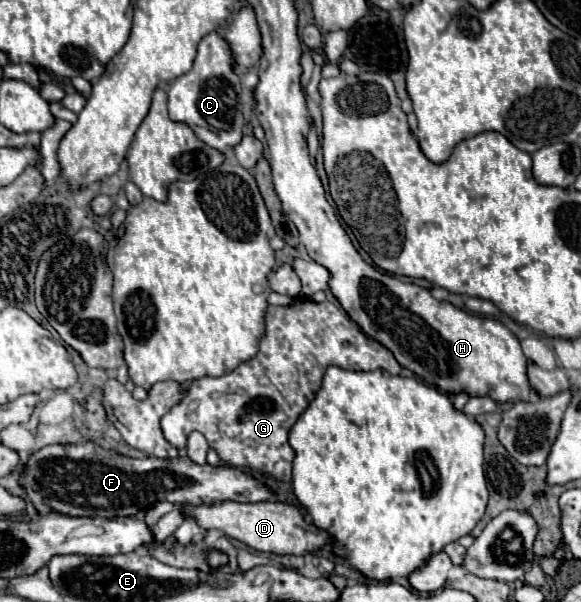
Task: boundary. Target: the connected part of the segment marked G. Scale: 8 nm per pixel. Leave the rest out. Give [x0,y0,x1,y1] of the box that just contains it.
[162,300,402,482]

